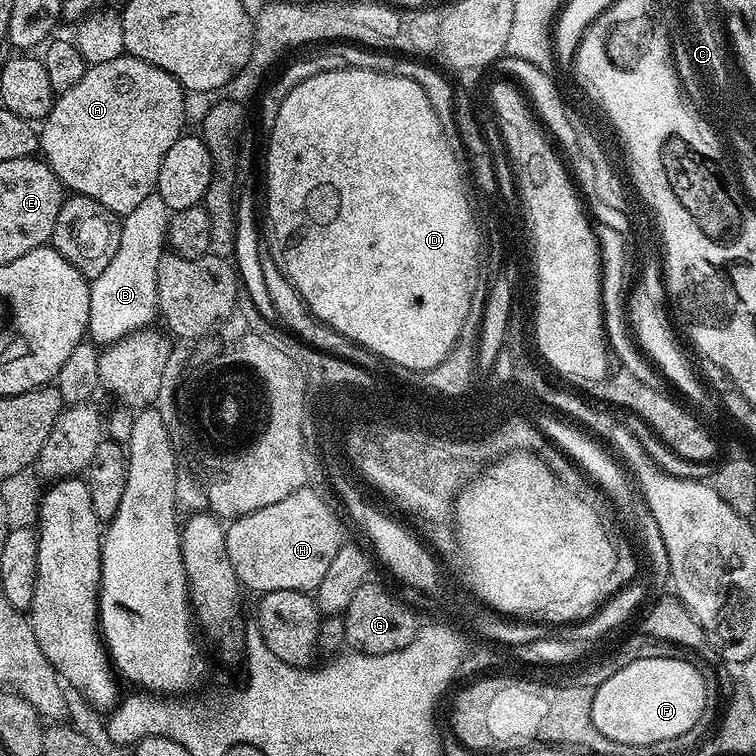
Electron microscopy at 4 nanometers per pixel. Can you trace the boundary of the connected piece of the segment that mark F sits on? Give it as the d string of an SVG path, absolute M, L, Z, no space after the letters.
M642 658L622 667L594 689L590 718L598 734L604 734L610 738L610 742L626 746L650 746L654 742L676 738L698 722L694 710L700 708L703 691L704 681L698 678L694 665L681 663L678 658Z

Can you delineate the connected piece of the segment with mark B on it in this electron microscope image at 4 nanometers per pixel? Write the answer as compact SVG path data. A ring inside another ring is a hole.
M152 193L121 219L118 250L102 274L89 283L88 334L93 343L100 346L116 343L132 332L149 327L157 319L157 268L167 243L170 216L161 196Z

